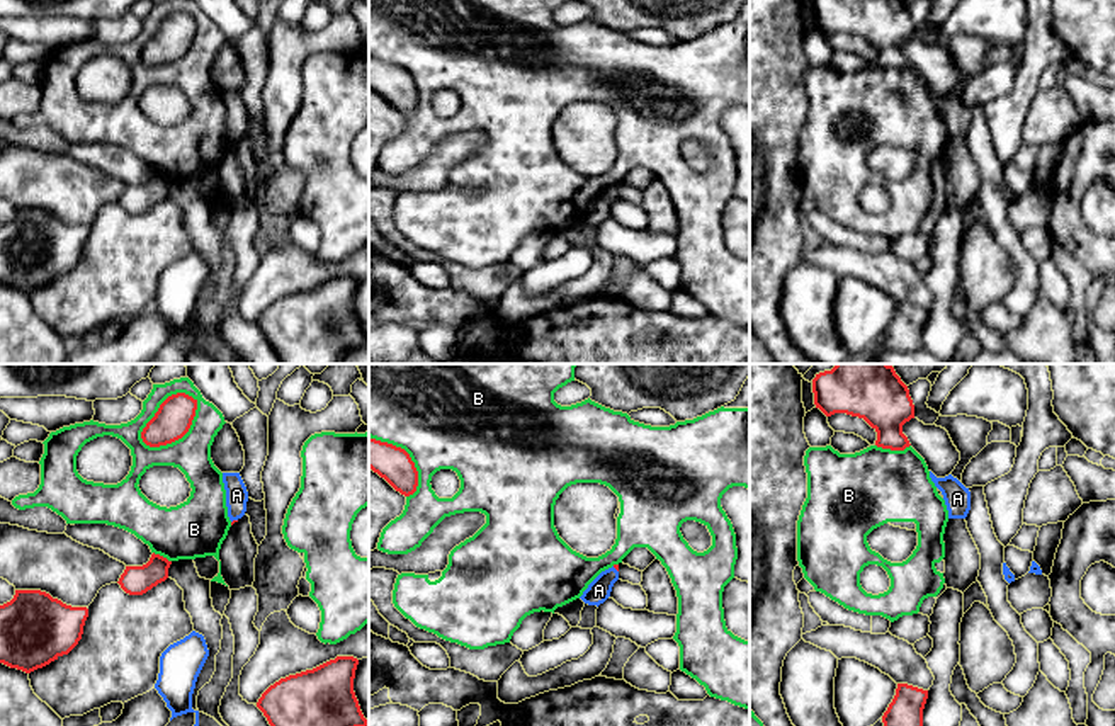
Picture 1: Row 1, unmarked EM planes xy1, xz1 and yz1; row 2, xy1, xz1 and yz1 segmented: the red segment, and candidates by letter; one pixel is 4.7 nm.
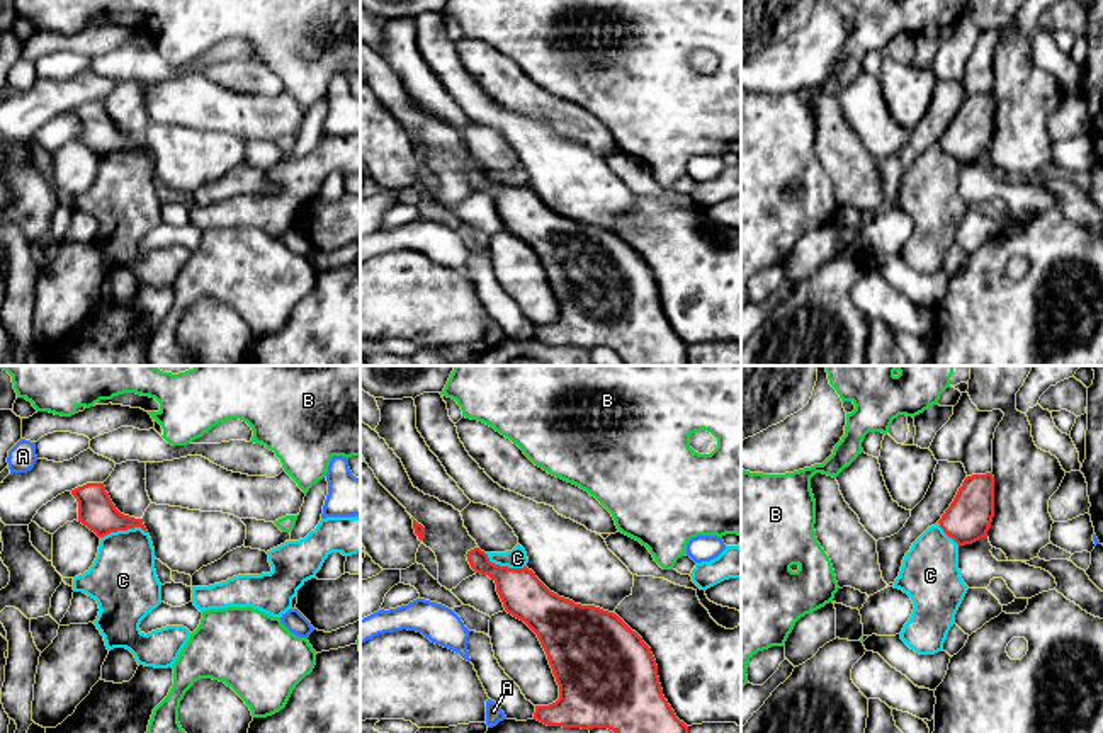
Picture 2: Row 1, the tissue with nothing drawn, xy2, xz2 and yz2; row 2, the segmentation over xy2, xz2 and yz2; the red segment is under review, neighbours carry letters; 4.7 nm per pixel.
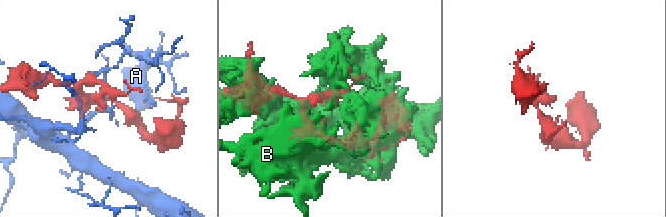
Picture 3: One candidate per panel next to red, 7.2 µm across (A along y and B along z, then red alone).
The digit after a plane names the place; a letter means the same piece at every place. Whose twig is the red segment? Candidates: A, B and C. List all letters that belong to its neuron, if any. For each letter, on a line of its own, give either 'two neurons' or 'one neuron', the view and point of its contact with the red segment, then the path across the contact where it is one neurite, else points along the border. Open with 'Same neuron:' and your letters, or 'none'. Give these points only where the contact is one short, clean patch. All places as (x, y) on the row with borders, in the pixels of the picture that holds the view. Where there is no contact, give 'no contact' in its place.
Same neuron: A
A: one neuron | xy1 (233, 521)
B: two neurons | xy1 (160, 405)
C: two neurons | xy2 (123, 529)

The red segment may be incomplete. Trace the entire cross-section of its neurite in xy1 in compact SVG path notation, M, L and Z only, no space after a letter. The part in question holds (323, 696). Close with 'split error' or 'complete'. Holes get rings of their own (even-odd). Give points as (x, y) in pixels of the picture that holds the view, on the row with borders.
M337 656L280 678L257 702L270 726L369 726L354 692L359 660Z; complete

